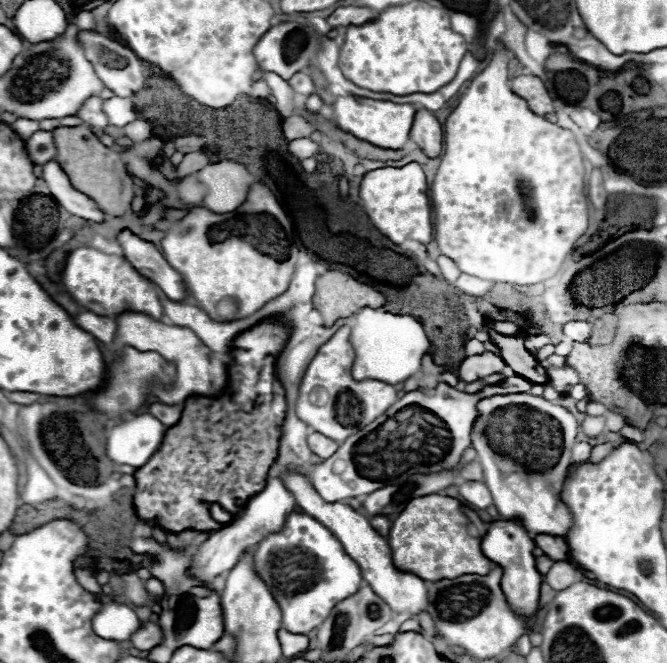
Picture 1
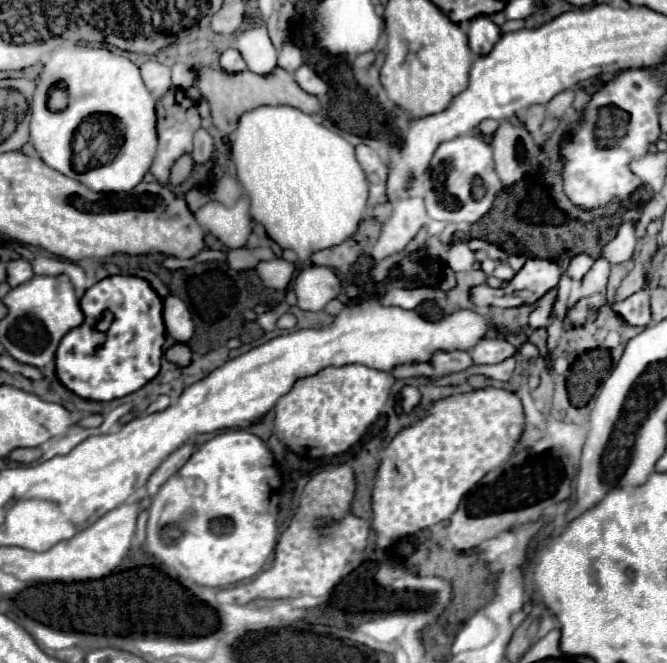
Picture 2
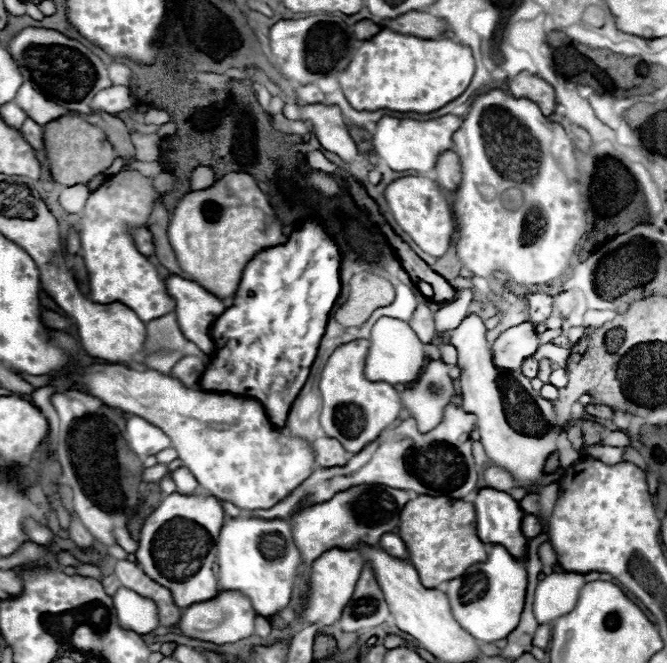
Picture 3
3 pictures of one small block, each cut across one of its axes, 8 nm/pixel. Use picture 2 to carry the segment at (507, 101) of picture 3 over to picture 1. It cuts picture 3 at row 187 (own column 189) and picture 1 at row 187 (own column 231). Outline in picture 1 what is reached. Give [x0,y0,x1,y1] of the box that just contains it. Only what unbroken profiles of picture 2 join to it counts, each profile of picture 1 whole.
[430,46,588,286]

